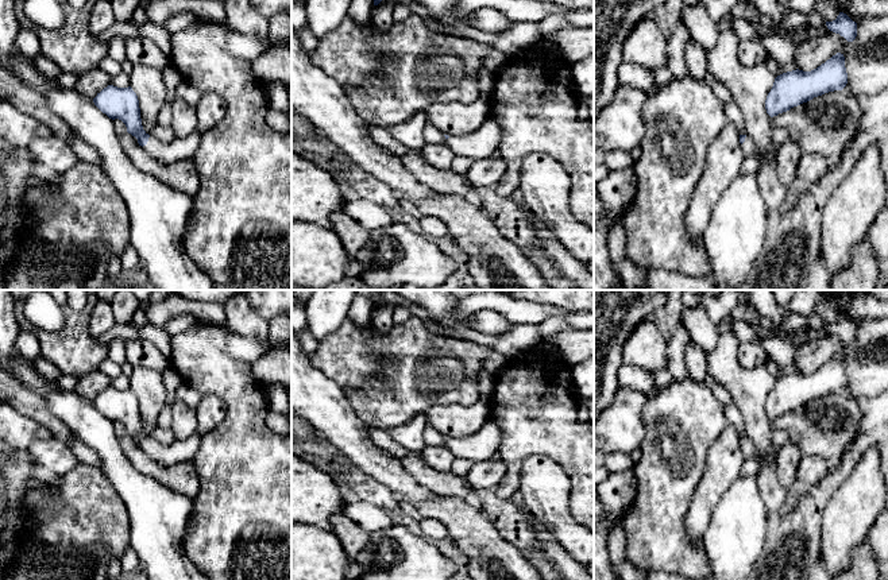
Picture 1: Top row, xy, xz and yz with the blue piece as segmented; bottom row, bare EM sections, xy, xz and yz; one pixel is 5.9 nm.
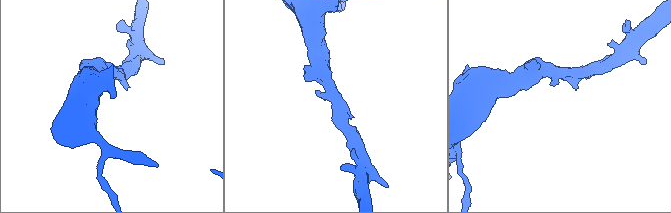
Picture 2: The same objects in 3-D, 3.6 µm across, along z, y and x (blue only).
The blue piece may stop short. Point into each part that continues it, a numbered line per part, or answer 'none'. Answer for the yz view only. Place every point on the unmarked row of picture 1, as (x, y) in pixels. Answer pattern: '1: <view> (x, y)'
1: yz (749, 449)

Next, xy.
1: xy (180, 451)

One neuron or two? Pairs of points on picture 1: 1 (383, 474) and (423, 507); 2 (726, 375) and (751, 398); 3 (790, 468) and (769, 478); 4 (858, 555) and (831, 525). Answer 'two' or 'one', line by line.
1: two
2: one
3: two
4: two

